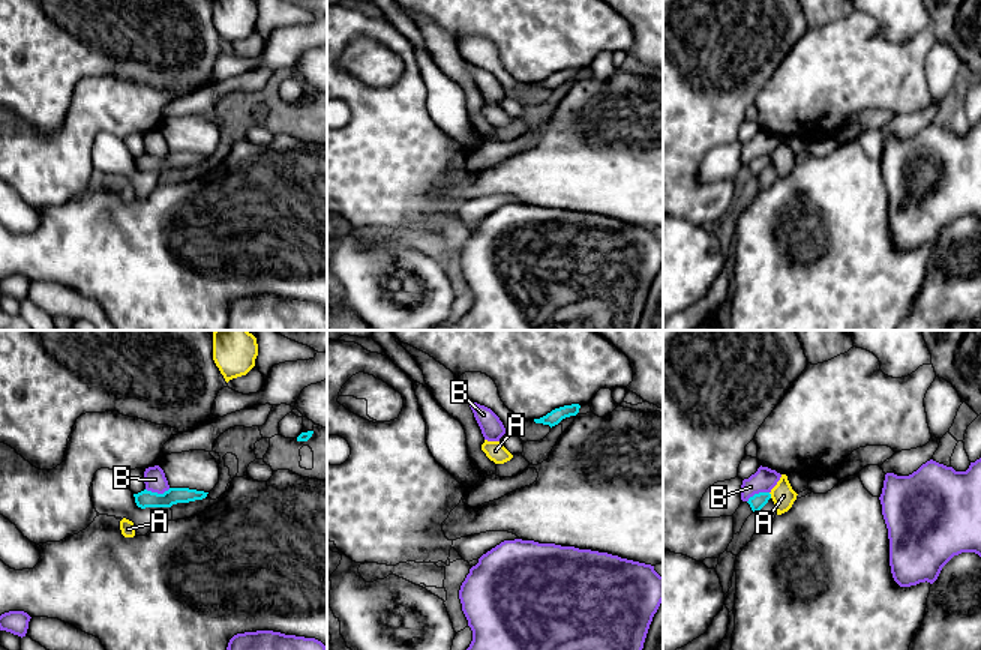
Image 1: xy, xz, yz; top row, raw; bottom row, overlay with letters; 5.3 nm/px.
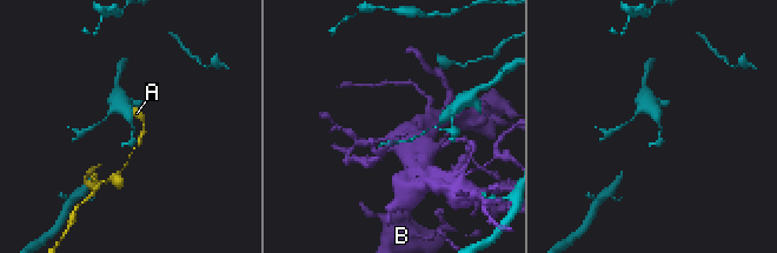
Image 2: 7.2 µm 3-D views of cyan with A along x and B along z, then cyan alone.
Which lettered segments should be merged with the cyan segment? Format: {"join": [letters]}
{"join": []}

